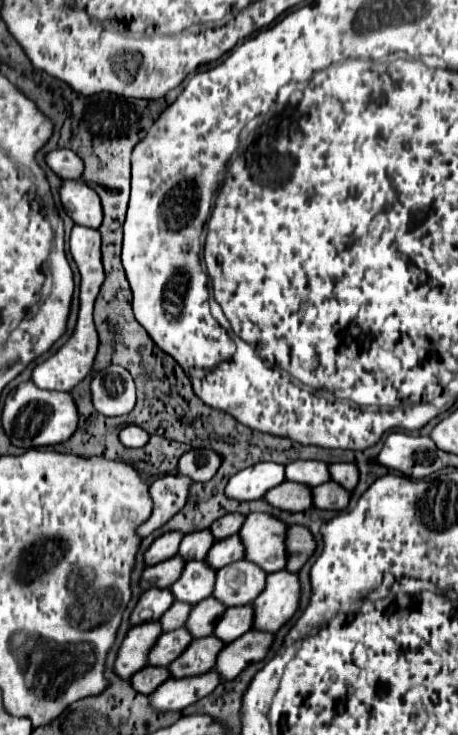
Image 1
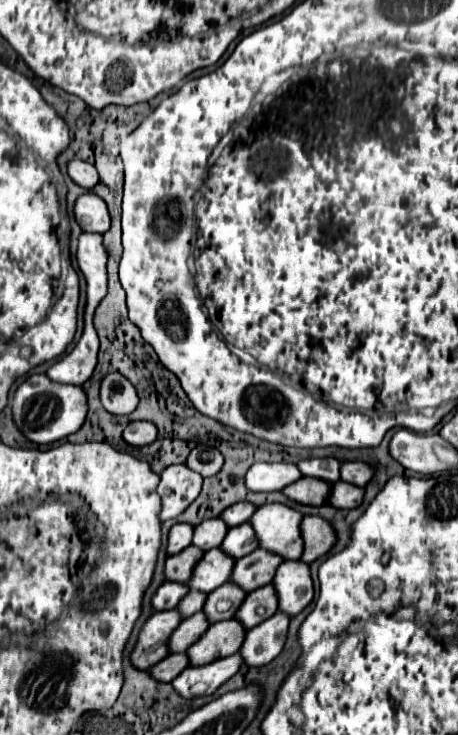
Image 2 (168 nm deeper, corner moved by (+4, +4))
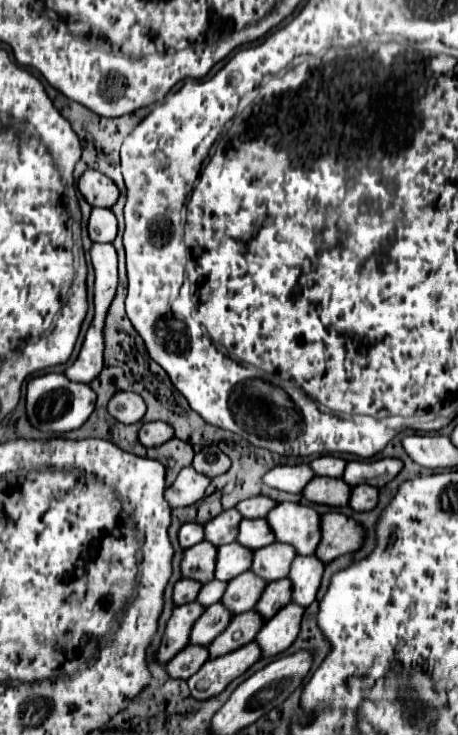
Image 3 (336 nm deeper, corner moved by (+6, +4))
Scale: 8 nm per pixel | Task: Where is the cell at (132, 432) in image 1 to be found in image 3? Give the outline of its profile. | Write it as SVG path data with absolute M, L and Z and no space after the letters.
M152 421L152 423L144 423L140 427L138 437L140 437L140 443L144 447L158 447L158 445L162 445L174 437L174 429L168 427L168 423Z

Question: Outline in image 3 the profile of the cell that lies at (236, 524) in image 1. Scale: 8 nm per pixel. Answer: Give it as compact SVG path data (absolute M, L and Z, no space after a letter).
M256 495L256 497L250 497L242 503L236 505L236 509L242 513L242 517L246 519L258 519L258 517L264 517L266 511L272 511L276 507L276 501L266 497L266 495Z

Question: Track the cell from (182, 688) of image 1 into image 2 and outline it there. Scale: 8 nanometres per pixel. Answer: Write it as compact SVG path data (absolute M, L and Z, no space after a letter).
M234 653L230 657L218 659L214 663L202 665L202 667L186 667L172 681L172 687L184 699L192 699L192 697L200 697L200 695L212 695L242 665L244 665L244 661L242 661L240 653Z

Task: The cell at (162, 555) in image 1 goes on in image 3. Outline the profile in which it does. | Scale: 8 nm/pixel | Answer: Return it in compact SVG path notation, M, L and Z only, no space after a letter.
M186 523L180 527L180 533L178 533L178 539L180 539L180 545L184 549L200 543L204 539L204 531L202 531L202 525L200 523Z

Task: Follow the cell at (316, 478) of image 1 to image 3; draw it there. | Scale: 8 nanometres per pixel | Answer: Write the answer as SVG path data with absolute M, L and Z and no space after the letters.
M322 455L316 457L310 467L314 469L316 475L326 475L326 477L342 477L342 471L346 467L346 461L340 457L330 457L330 455Z

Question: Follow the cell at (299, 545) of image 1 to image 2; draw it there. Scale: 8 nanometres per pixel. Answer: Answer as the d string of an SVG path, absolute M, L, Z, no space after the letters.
M306 515L302 519L300 531L302 531L302 539L304 539L304 553L302 553L300 561L304 561L304 563L312 563L314 559L322 557L336 539L330 523L324 521L322 517L314 517L314 515Z

